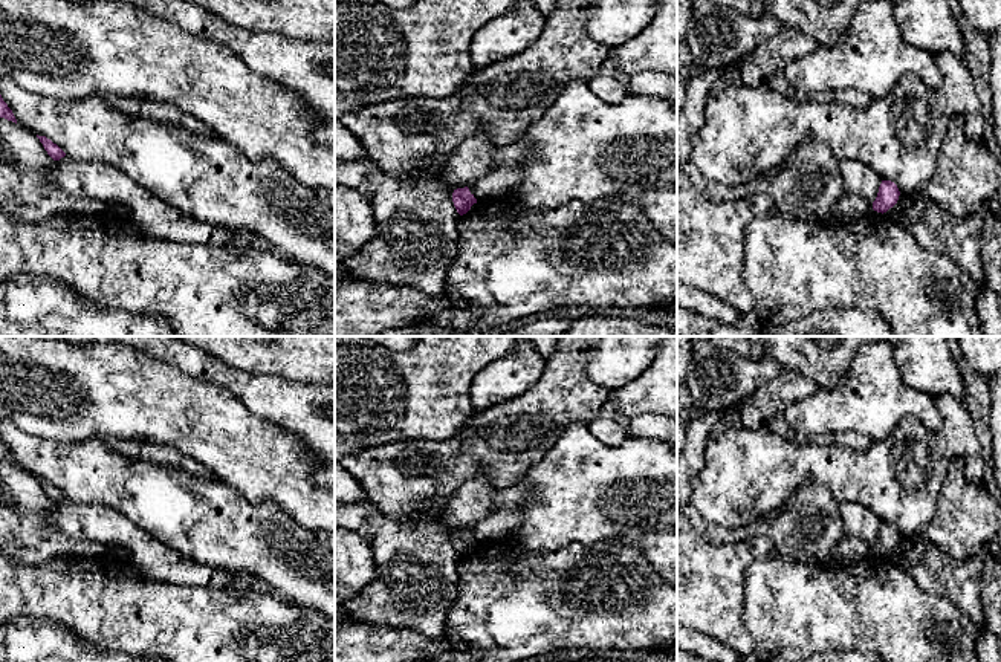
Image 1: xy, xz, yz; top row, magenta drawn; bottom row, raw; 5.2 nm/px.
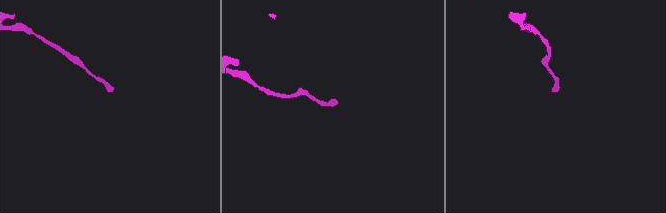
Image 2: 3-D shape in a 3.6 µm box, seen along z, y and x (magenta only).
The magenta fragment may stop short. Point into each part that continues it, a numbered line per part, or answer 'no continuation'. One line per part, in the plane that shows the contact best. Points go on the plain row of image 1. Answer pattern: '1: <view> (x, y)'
no continuation

